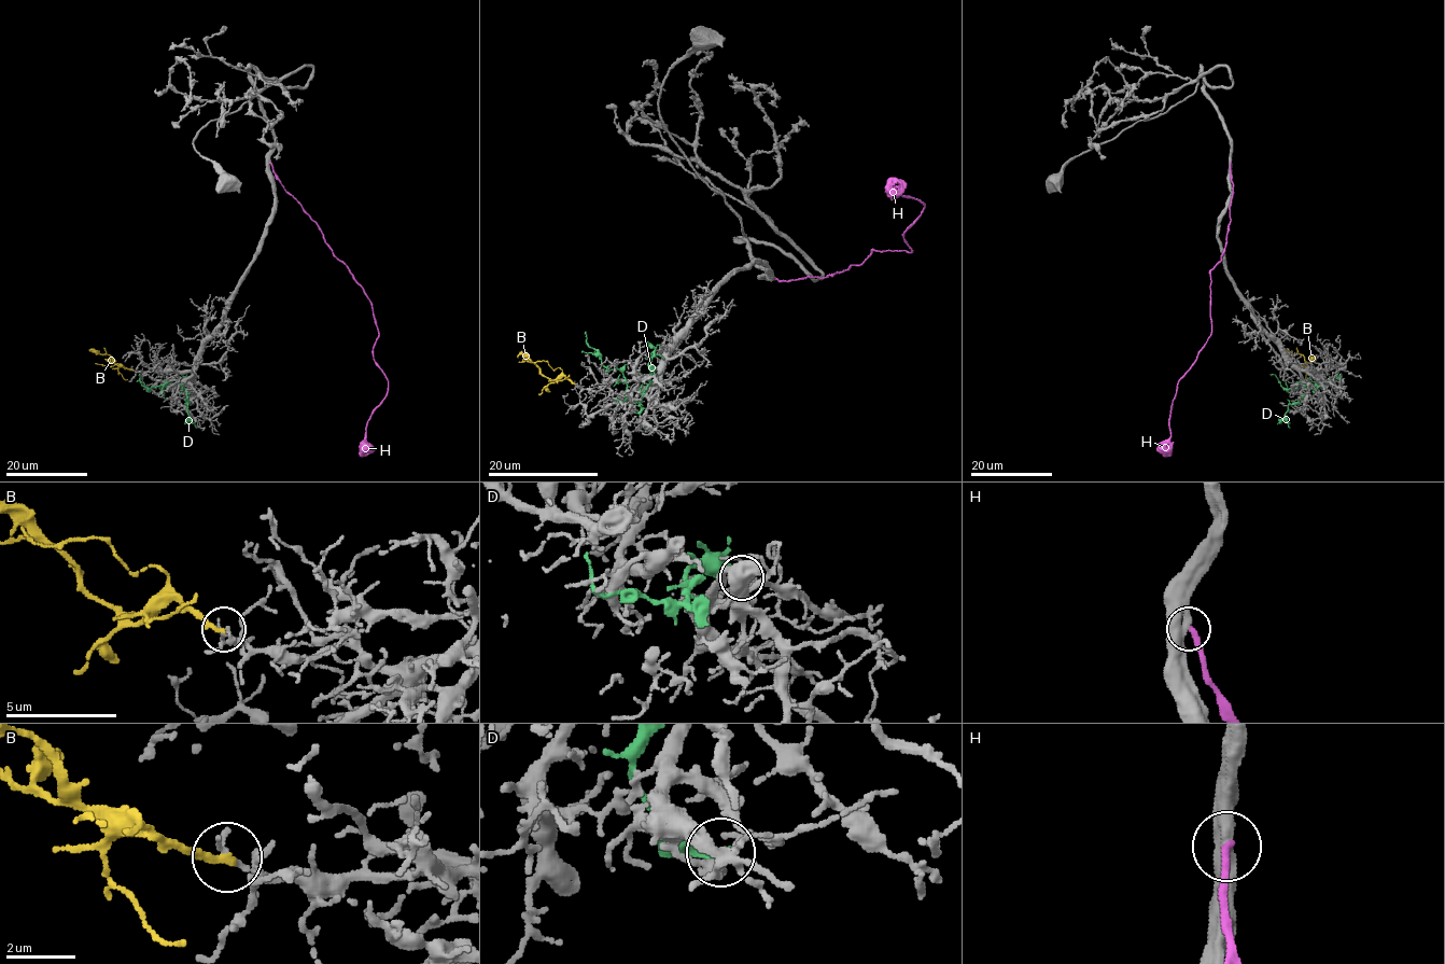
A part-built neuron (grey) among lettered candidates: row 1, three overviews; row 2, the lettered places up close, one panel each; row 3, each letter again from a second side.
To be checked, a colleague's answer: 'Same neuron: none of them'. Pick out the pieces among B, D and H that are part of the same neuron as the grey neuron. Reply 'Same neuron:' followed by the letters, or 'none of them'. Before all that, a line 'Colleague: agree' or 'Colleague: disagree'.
Colleague: agree
Same neuron: none of them

